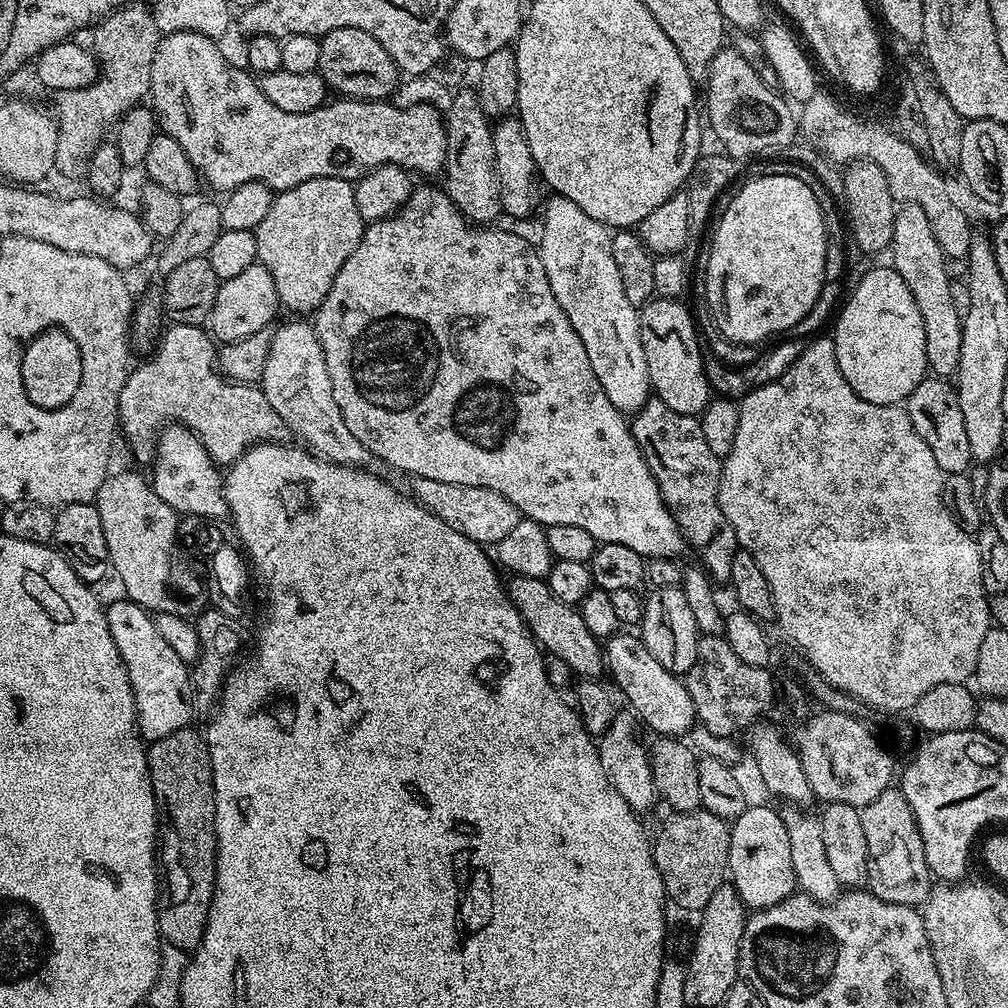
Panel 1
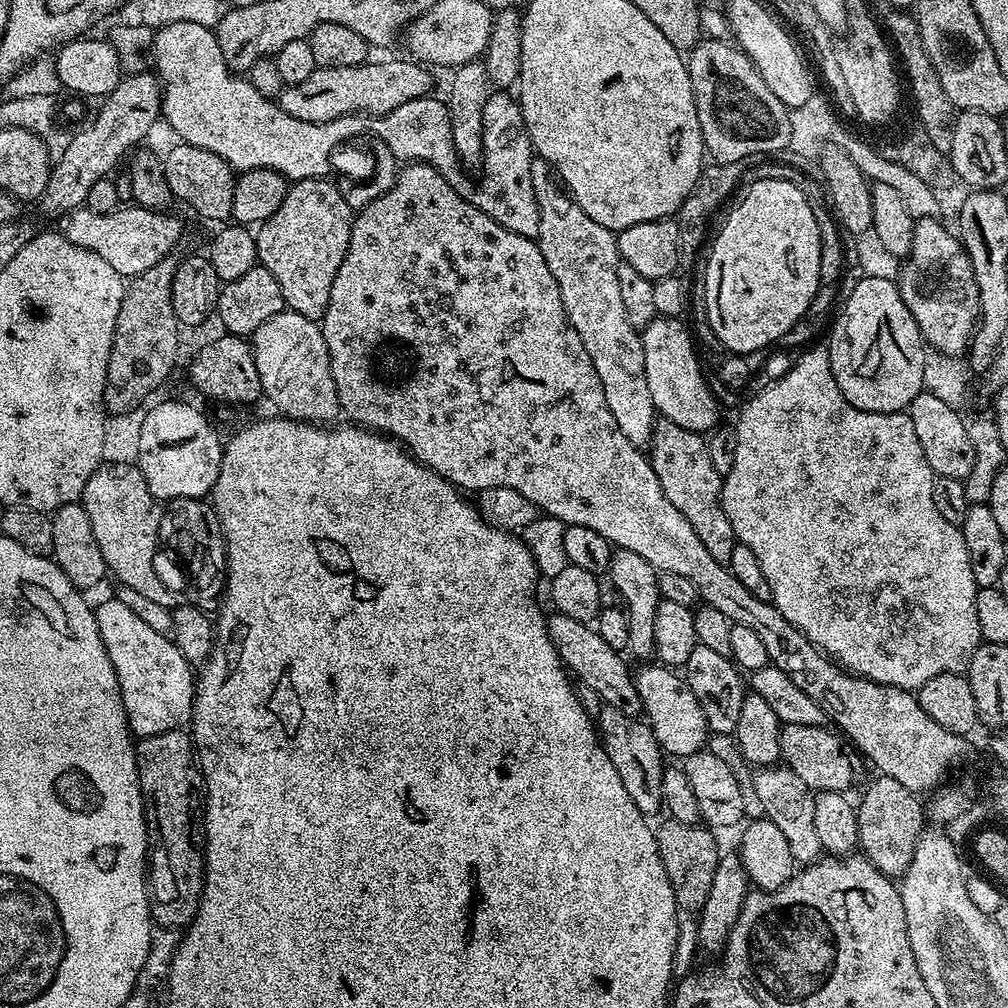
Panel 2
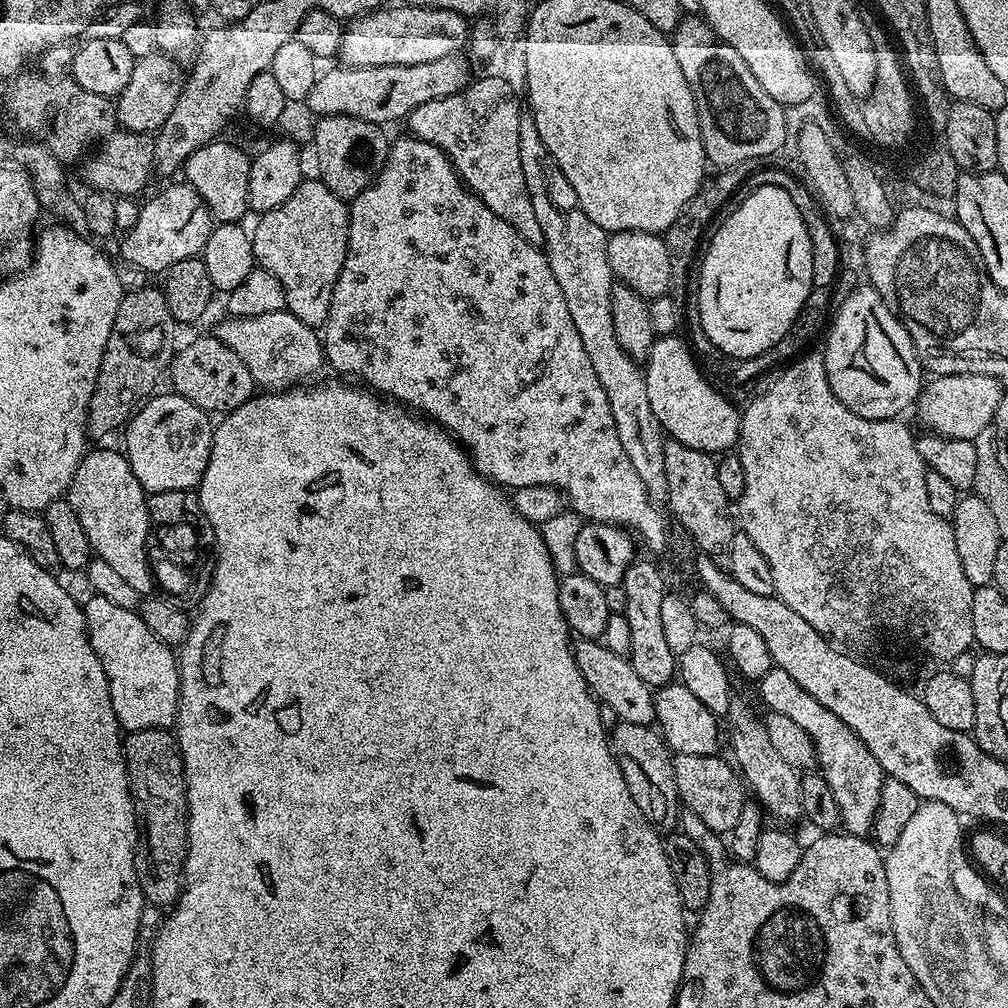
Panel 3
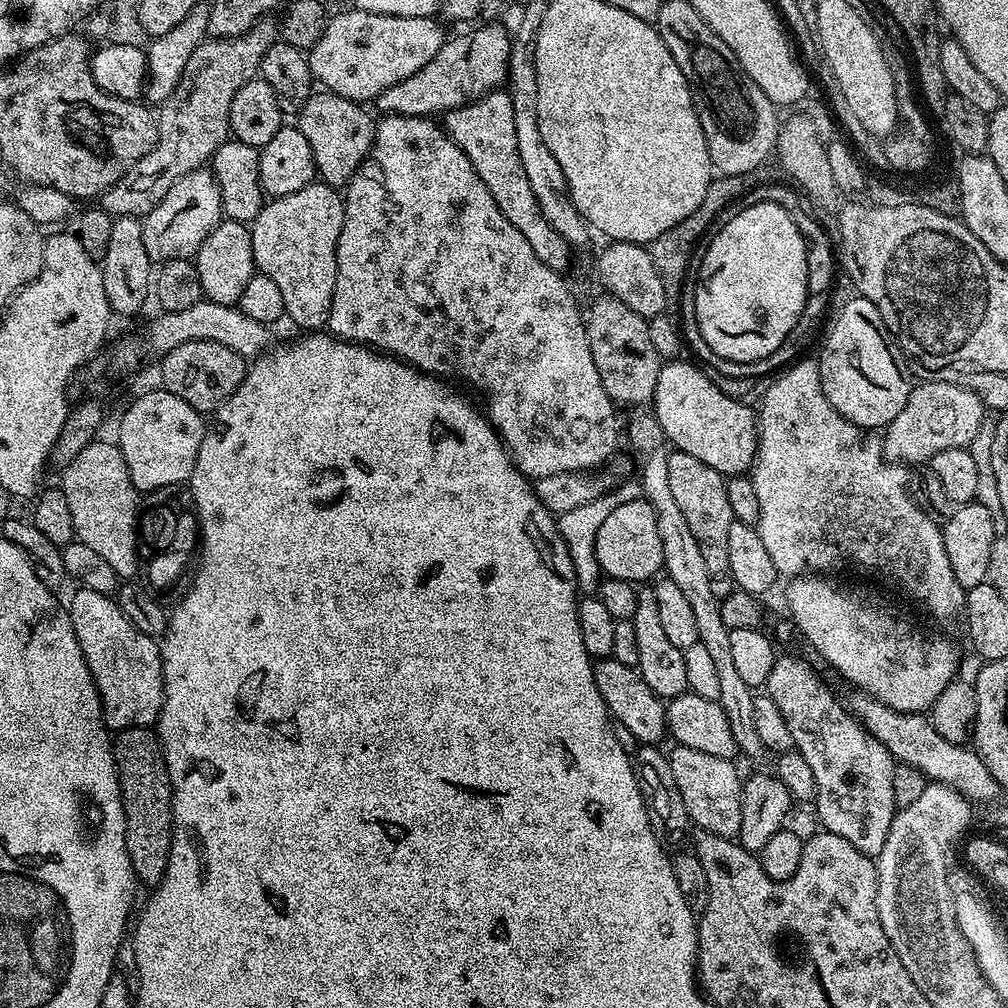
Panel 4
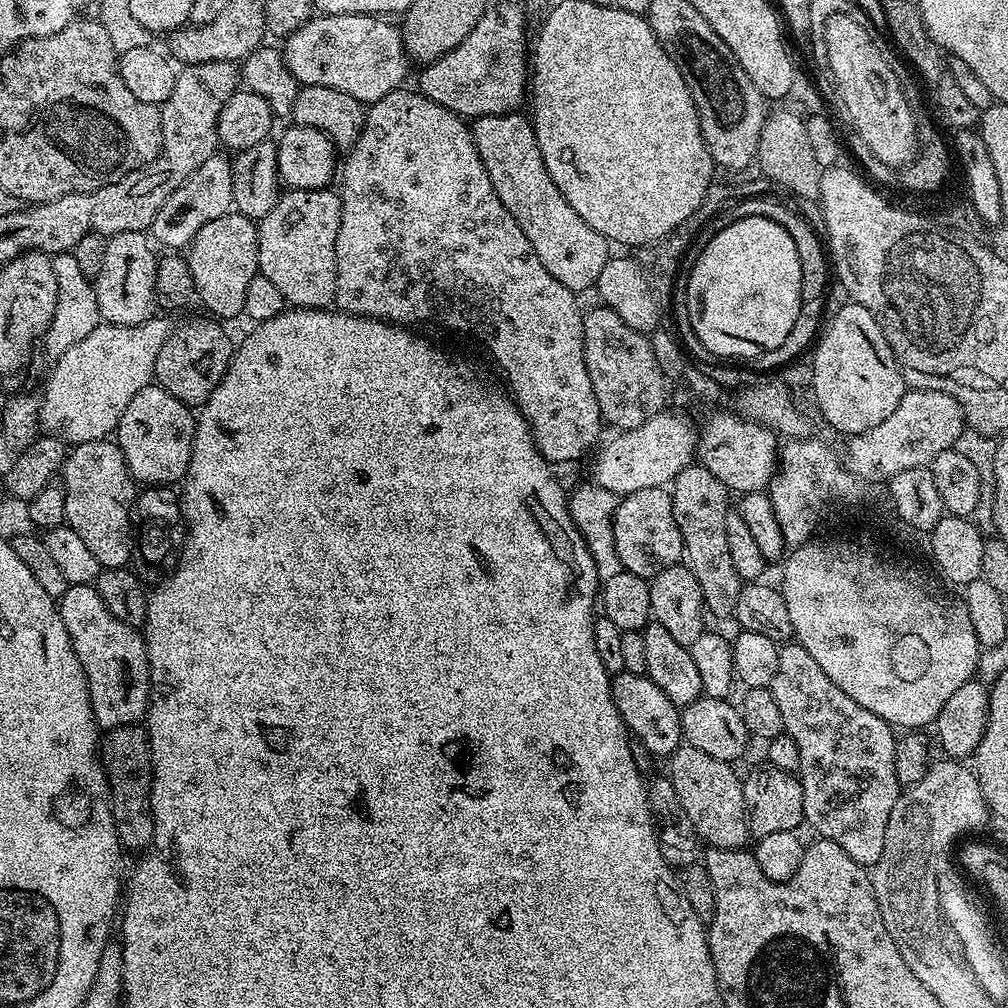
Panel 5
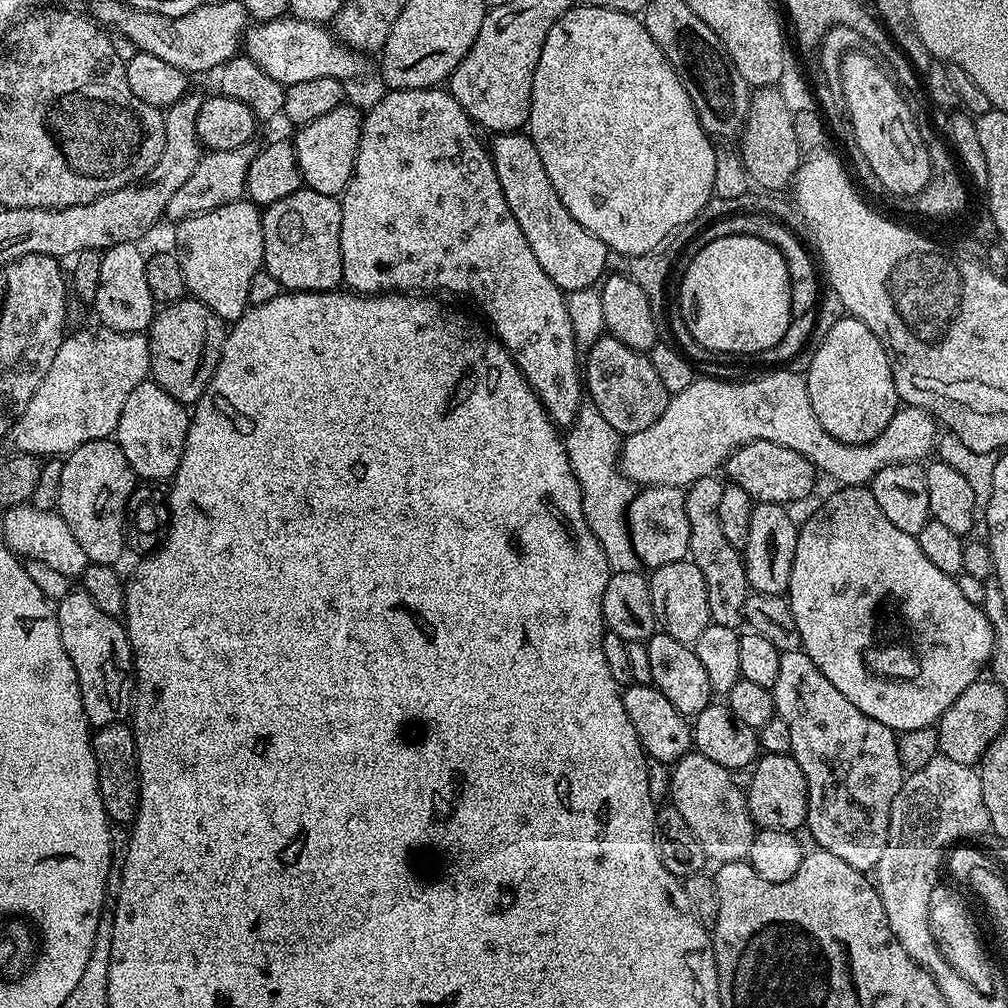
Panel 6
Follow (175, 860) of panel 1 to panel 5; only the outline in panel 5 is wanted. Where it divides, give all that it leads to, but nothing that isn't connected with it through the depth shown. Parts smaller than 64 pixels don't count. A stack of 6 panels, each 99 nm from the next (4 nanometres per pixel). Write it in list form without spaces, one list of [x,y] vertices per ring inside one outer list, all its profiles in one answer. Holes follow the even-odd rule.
[[[127,724],[107,729],[98,749],[104,775],[108,777],[108,795],[112,802],[112,817],[116,834],[125,849],[147,849],[156,833],[156,818],[150,806],[152,793],[152,755],[148,745],[147,727]]]

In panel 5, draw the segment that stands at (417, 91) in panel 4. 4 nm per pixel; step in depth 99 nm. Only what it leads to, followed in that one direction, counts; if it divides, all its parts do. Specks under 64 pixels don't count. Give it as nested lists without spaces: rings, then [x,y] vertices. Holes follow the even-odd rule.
[[[493,3],[489,6],[482,18],[478,18],[478,26],[474,26],[474,30],[470,30],[470,34],[466,34],[466,38],[462,38],[462,42],[454,46],[454,50],[433,60],[421,71],[424,73],[421,74],[418,85],[420,95],[465,118],[517,111],[523,100],[525,103],[526,93],[530,88],[530,32],[528,36],[528,28],[524,25],[526,12],[521,5],[520,8],[516,4]]]

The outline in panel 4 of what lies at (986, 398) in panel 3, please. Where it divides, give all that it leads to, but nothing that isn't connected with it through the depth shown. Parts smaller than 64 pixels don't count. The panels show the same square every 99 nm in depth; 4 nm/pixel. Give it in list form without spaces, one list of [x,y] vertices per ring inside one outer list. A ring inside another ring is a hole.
[[[941,380],[921,381],[913,387],[901,413],[883,431],[885,459],[914,466],[930,462],[939,451],[968,447],[985,421],[984,412],[986,406],[973,391]]]

